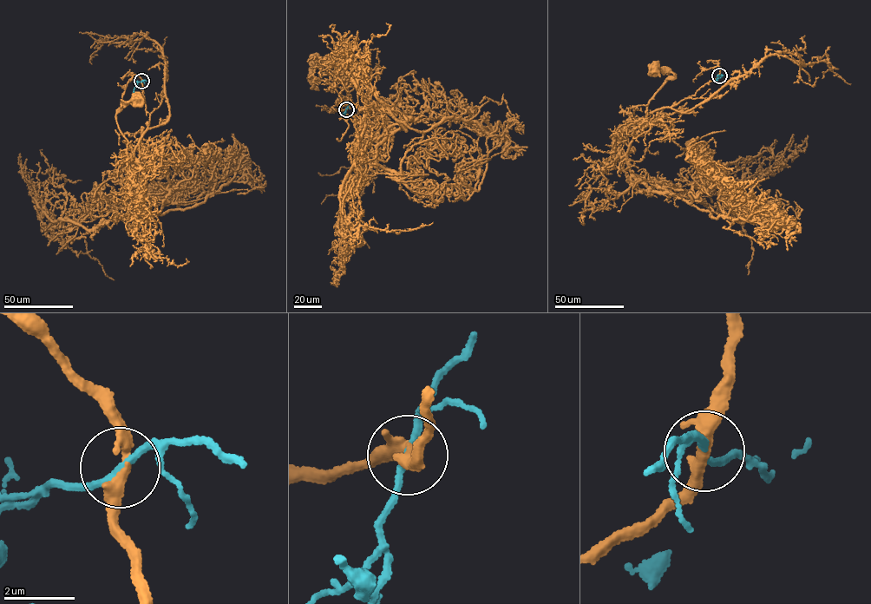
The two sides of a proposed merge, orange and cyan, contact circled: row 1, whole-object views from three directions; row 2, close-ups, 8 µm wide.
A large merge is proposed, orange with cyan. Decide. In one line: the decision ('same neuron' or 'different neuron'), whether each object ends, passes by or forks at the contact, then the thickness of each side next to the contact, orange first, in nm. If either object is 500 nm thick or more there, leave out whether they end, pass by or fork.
different neuron | orange forks | cyan passes by | 260/180 nm

